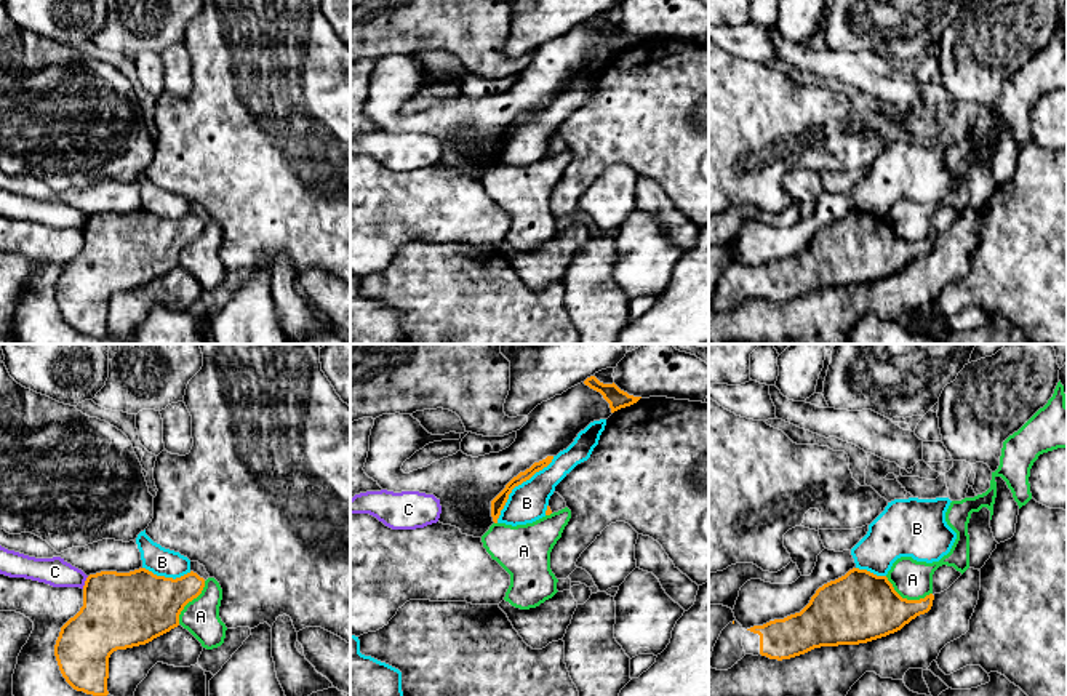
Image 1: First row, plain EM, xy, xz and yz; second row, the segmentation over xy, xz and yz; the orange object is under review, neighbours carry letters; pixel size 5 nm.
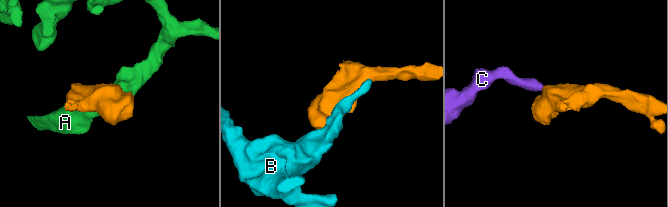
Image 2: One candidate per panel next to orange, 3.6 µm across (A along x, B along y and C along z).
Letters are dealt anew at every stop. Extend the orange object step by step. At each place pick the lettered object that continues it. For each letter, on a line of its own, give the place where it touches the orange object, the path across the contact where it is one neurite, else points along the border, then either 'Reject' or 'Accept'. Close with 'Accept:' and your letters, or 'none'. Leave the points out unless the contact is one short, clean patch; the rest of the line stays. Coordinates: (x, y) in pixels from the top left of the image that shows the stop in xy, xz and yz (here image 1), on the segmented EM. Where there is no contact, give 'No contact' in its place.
A: Touches orange at yz (906, 599). Reject
B: Touches orange at xz (517, 485). Reject
C: Touches orange at xy (85, 583). Boundary: xy (88, 576), (82, 588). Reject
Accept: none

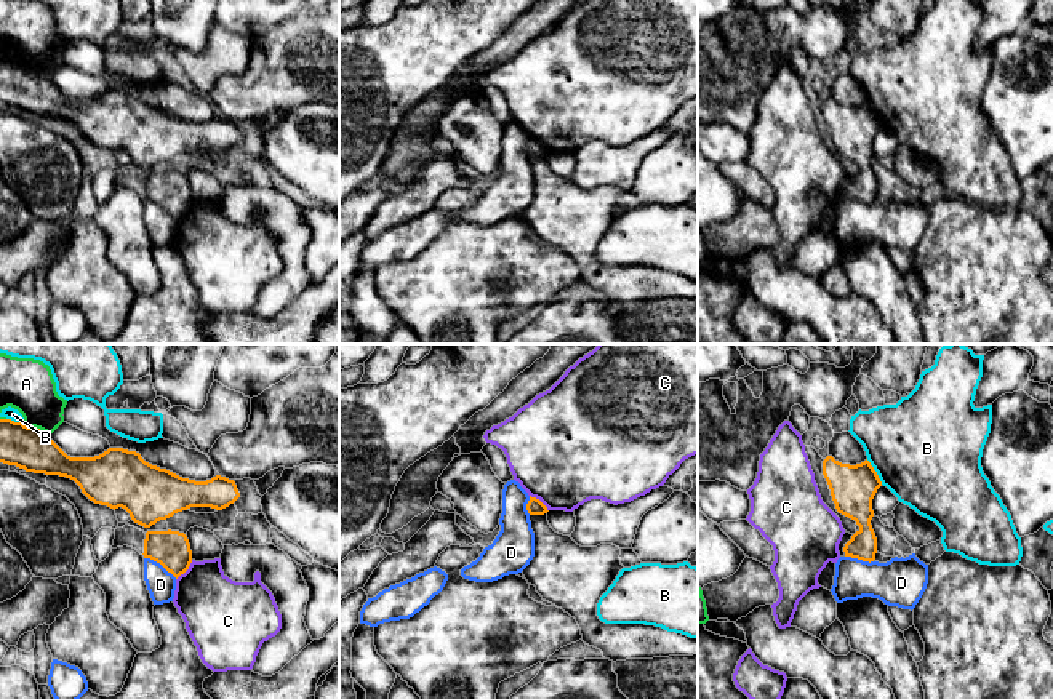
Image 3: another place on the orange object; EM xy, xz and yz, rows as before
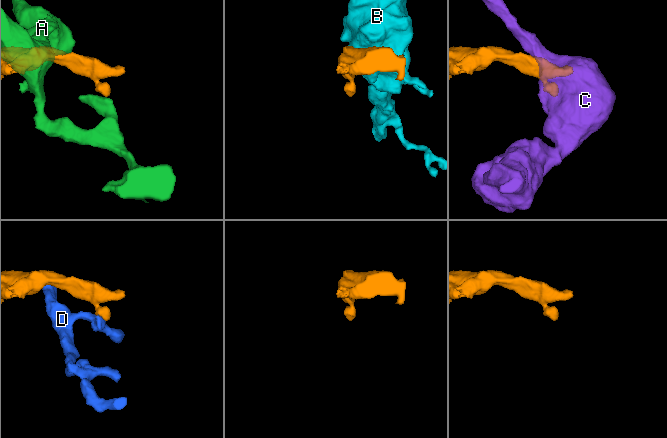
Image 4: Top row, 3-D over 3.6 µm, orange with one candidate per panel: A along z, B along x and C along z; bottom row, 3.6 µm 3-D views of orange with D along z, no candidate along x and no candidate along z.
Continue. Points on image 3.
A: Touches orange at xy (34, 427). Boundary: xy (21, 423), (48, 434). Reject
B: Touches orange at yz (876, 472). Reject
C: Touches orange at xy (186, 570). Boundary: xy (192, 560), (176, 579). Reject
D: Touches orange at xy (160, 563). Boundary: xy (144, 557), (159, 562), (176, 578). Reject
Accept: none

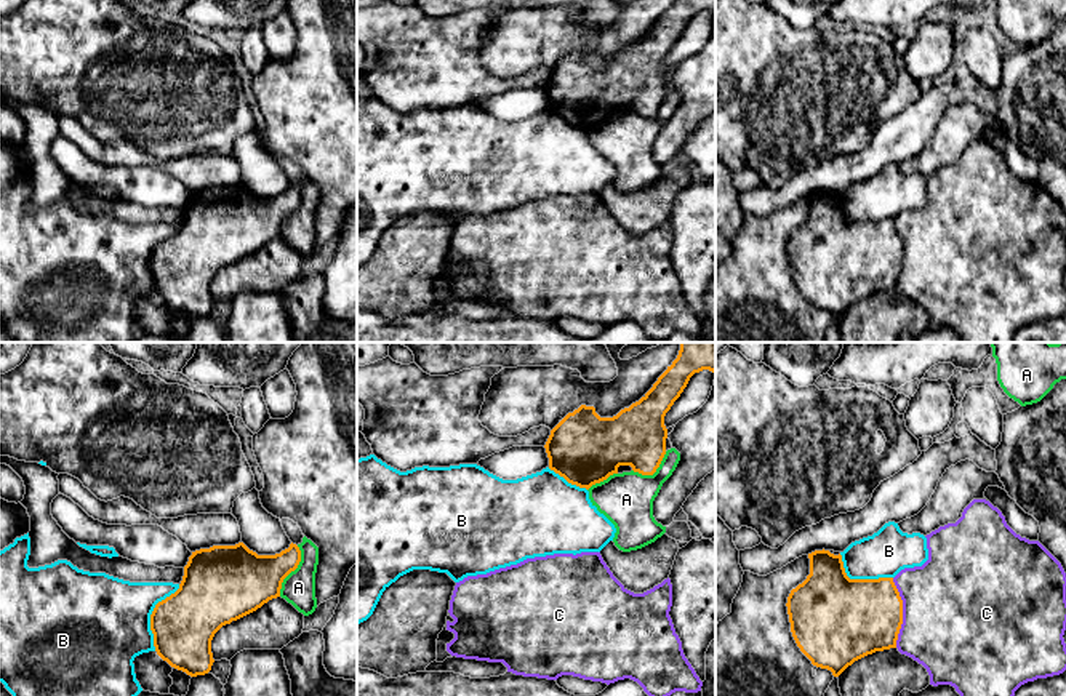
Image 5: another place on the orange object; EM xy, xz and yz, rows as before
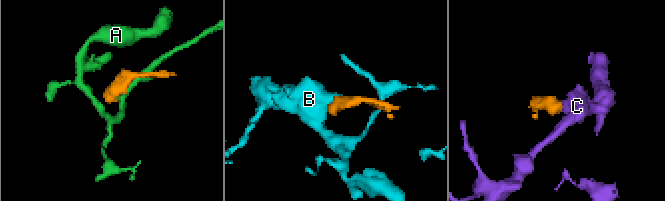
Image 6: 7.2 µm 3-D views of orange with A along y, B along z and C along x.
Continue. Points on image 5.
A: Touches orange at xy (292, 570). Reject
B: Touches orange at xy (151, 615). Reject
C: Touches orange at yz (901, 613). Boundary: yz (892, 578), (901, 600), (901, 628), (897, 647). Reject
Accept: none

